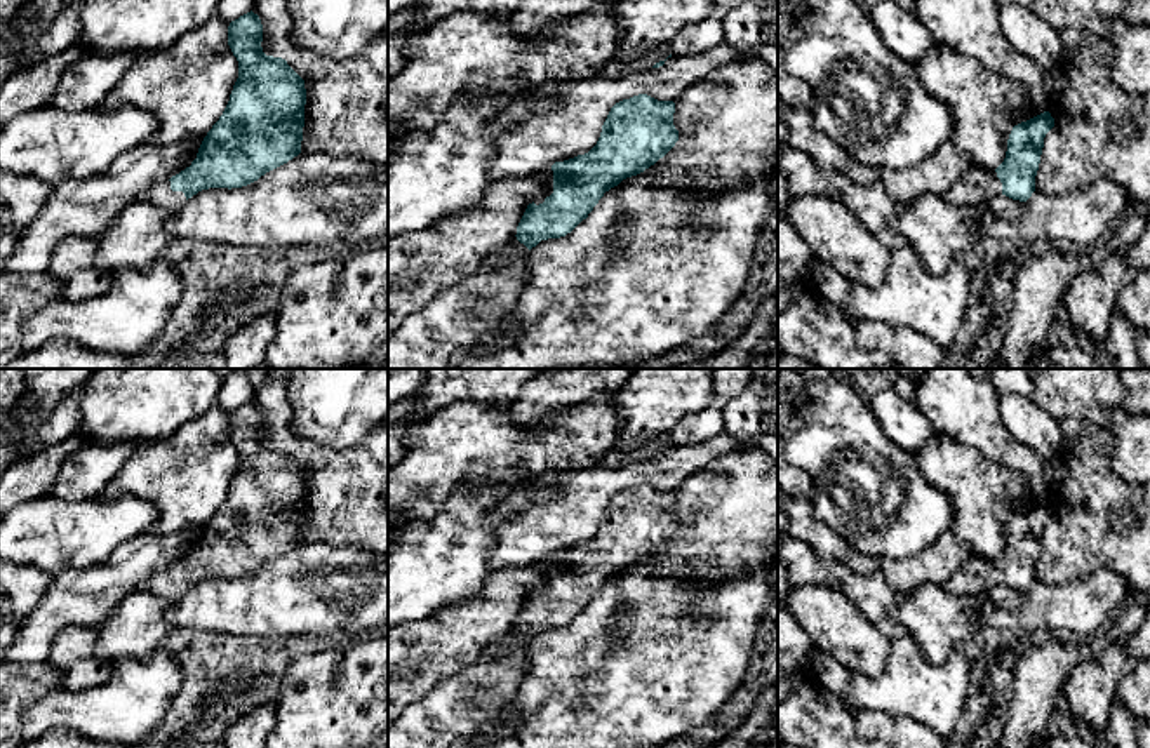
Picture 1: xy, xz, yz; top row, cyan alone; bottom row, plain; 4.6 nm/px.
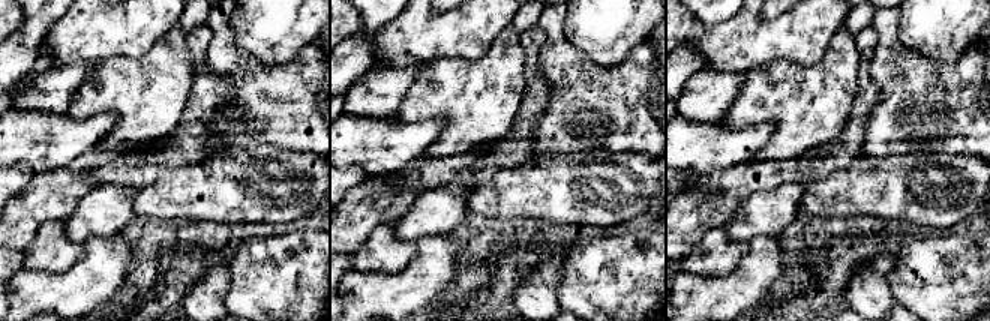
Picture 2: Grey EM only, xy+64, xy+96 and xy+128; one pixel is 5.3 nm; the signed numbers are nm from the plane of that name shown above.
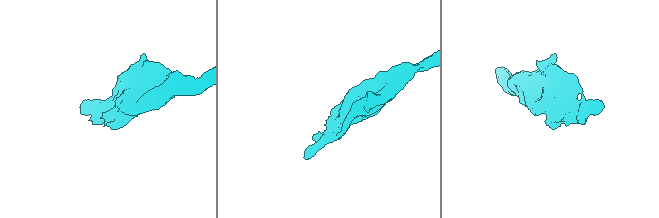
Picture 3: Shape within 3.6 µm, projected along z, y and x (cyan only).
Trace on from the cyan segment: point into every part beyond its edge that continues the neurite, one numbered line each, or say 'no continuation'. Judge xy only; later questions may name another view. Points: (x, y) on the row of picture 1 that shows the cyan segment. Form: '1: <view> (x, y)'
1: xy (162, 195)

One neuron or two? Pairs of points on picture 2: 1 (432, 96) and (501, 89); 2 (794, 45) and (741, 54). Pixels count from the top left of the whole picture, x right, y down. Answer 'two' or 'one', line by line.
1: one
2: one

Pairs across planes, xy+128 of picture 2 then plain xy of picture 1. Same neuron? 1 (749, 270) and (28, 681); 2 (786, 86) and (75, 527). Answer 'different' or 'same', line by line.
1: different
2: different

